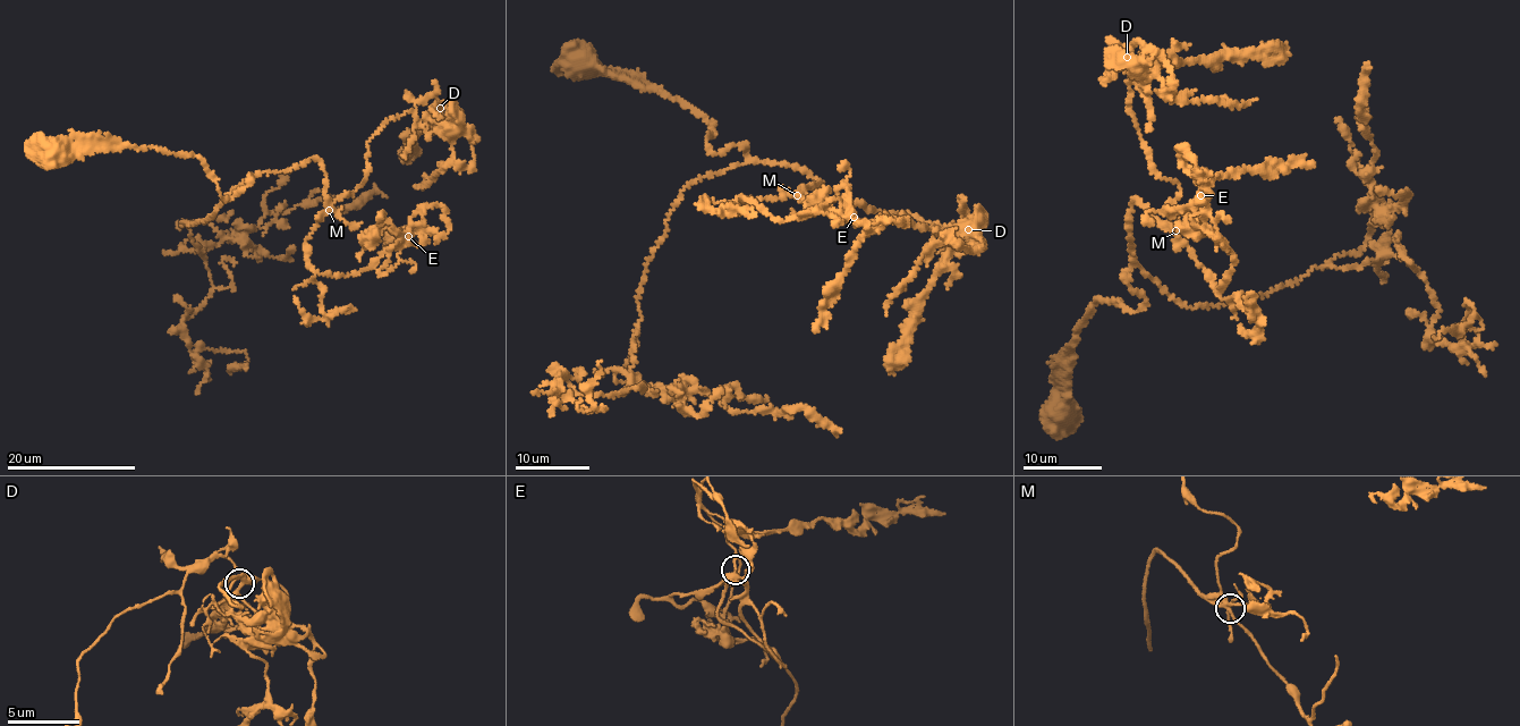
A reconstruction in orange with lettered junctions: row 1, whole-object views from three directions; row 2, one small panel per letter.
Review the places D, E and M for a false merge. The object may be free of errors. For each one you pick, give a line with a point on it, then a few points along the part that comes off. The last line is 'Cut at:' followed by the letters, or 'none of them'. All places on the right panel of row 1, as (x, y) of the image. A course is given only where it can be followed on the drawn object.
Cut at: none of them

